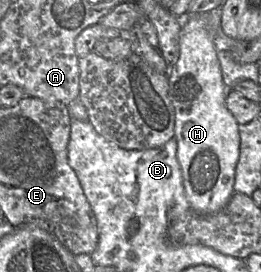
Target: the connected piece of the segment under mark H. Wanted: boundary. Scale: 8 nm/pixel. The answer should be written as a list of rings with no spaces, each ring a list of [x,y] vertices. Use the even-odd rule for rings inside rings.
[[[186,17],[179,47],[179,58],[168,72],[169,97],[175,112],[177,159],[191,209],[213,214],[221,210],[234,193],[235,168],[240,154],[239,124],[226,107],[229,89],[222,78],[214,34],[203,18]]]

